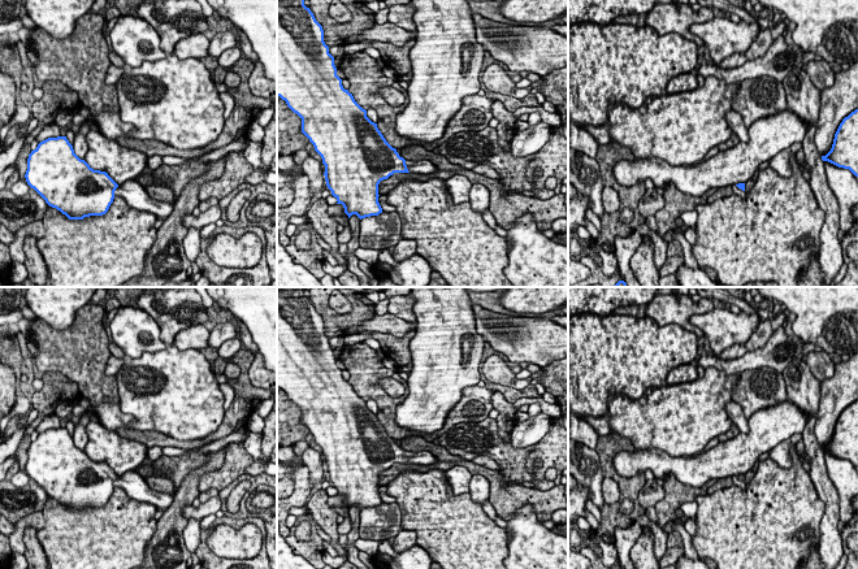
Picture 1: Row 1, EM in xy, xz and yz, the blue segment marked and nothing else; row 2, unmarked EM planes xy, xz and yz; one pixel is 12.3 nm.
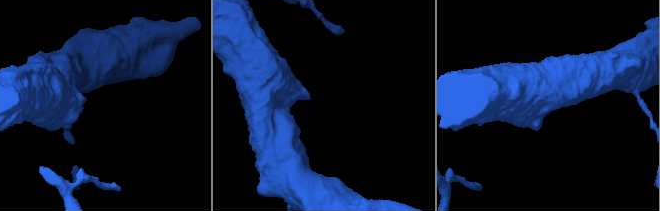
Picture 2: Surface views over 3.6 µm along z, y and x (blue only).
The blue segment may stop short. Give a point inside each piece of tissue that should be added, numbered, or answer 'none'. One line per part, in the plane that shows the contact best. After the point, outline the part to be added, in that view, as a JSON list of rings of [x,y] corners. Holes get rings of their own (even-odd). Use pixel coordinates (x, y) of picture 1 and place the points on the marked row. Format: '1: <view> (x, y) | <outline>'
1: xz (414, 166) | [[[406,161],[410,173],[415,174],[430,174],[438,168],[430,161]]]

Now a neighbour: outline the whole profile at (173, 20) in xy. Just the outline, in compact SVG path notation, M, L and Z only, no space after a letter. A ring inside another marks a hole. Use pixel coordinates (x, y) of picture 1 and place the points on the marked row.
M135 0L133 13L156 30L166 55L173 53L181 39L211 30L198 0Z

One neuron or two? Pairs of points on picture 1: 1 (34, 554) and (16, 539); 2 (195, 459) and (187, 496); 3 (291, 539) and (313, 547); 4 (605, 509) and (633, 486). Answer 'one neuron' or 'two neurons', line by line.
1: two neurons
2: two neurons
3: one neuron
4: one neuron

